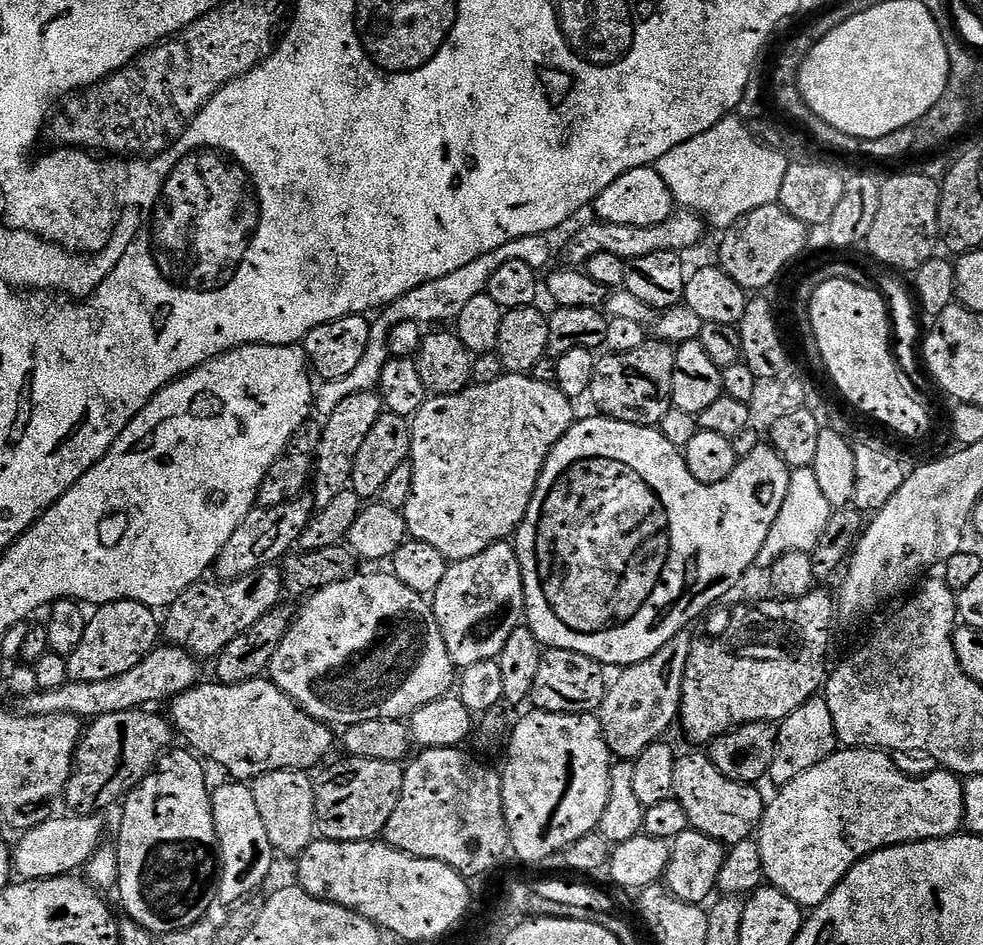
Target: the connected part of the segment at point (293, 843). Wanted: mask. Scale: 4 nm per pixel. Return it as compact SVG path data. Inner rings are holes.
M274 770L251 781L254 802L262 819L263 829L275 853L297 859L316 840L313 827L313 777L307 771Z

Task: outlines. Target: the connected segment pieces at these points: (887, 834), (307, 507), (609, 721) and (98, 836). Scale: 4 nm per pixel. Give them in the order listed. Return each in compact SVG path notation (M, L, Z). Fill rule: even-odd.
M846 744L842 746L841 750L837 750L835 753L833 753L828 758L824 759L822 762L818 763L818 768L816 770L812 770L810 774L804 772L794 778L789 777L786 780L786 783L784 783L782 786L778 786L774 791L776 793L776 800L770 804L770 808L768 808L768 814L762 815L760 817L760 828L758 830L758 833L756 833L756 839L759 844L760 848L760 860L761 860L761 866L762 866L762 875L763 879L771 886L776 888L778 891L782 891L784 895L788 896L792 902L794 902L796 905L801 907L803 910L811 910L813 908L818 907L822 902L825 901L825 898L828 897L833 889L837 887L837 885L840 884L842 878L845 876L846 873L848 873L854 865L856 865L857 862L860 860L864 860L865 857L869 856L870 853L877 852L880 849L886 849L886 848L892 848L895 845L904 845L904 844L917 844L920 841L930 841L930 840L941 840L944 837L950 837L957 835L961 828L963 827L963 818L964 818L964 791L963 791L963 783L961 782L961 779L954 775L953 773L941 769L941 768L934 768L934 771L927 774L924 778L912 778L906 774L904 774L902 771L899 770L899 768L890 760L891 755L887 751L883 751L881 749L876 748L862 748L862 747L853 747L850 744ZM898 812L902 814L902 816L906 816L906 820L900 820L900 822L906 822L906 824L898 824Z
M308 492L278 507L252 509L217 556L212 567L214 574L217 574L215 577L221 581L238 580L256 569L279 561L278 558L297 545L303 528L307 526L315 510L314 497Z
M681 630L650 659L628 667L609 666L603 669L609 682L596 715L604 746L615 759L635 759L646 747L663 739L673 722L675 725L679 719L685 662L694 638L692 632ZM670 668L674 668L674 672L669 676Z
M72 814L70 818L41 819L36 827L23 831L14 852L13 869L22 880L42 880L71 875L85 867L103 843L103 822L95 814Z

